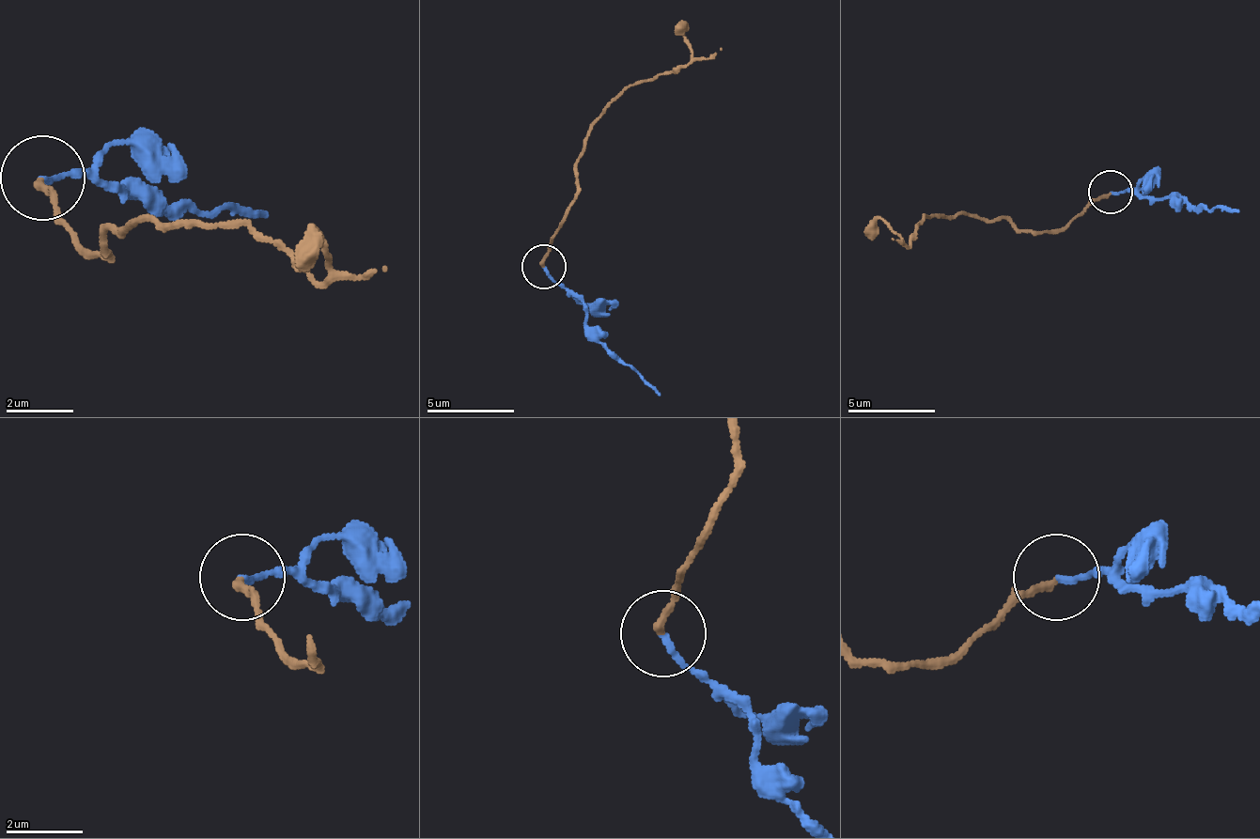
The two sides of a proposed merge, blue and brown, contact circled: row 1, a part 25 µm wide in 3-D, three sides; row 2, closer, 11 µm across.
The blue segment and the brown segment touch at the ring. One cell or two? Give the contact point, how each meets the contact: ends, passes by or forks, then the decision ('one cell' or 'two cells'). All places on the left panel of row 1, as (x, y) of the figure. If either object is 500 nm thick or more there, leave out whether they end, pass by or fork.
(42, 178) | blue ends | brown ends | one cell

